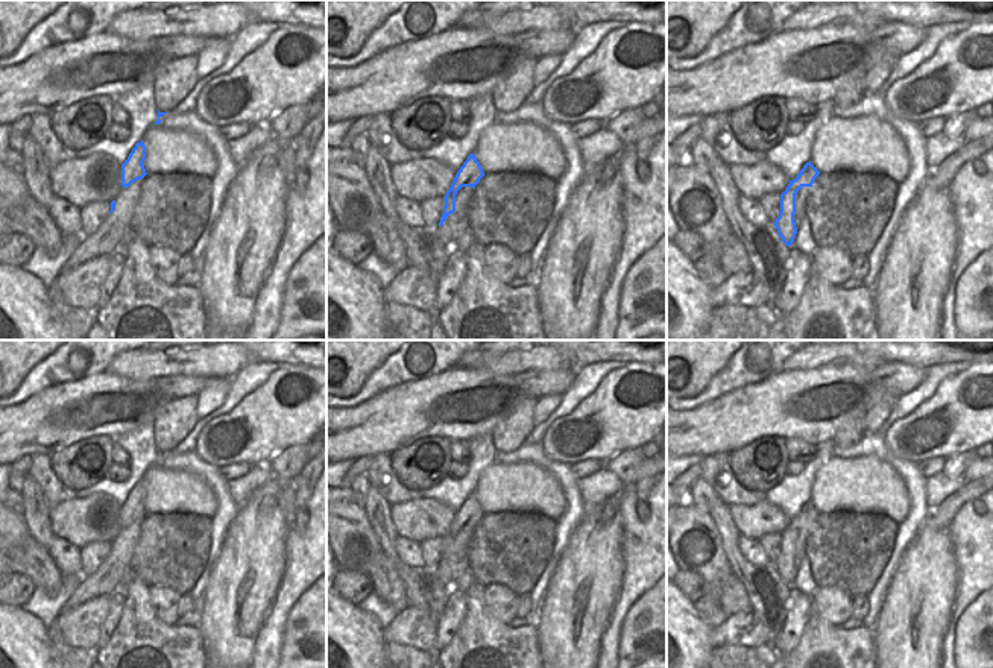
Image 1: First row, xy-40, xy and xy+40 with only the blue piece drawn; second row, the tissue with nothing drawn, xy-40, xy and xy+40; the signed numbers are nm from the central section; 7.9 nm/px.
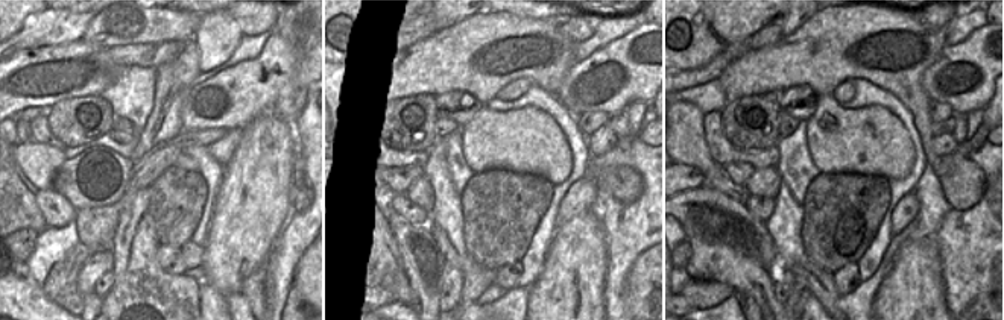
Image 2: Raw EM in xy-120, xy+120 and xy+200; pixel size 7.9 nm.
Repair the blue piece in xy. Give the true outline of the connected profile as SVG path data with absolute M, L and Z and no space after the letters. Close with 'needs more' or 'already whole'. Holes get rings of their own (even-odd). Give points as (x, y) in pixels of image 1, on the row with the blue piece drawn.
M471 153L468 159L463 162L460 170L457 172L449 190L446 191L443 200L443 214L440 217L439 226L443 225L443 222L448 219L449 214L456 211L456 194L462 187L472 187L480 182L480 179L484 176L484 172L477 161L475 155Z | already whole

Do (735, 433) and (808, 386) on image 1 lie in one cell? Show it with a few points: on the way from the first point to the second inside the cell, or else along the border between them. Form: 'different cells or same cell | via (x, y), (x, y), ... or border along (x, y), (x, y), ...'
same cell | via (753, 415), (759, 409), (782, 406), (790, 401)

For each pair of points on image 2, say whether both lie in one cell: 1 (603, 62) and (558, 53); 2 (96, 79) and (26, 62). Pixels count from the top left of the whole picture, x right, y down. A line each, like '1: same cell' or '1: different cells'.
1: different cells
2: same cell

